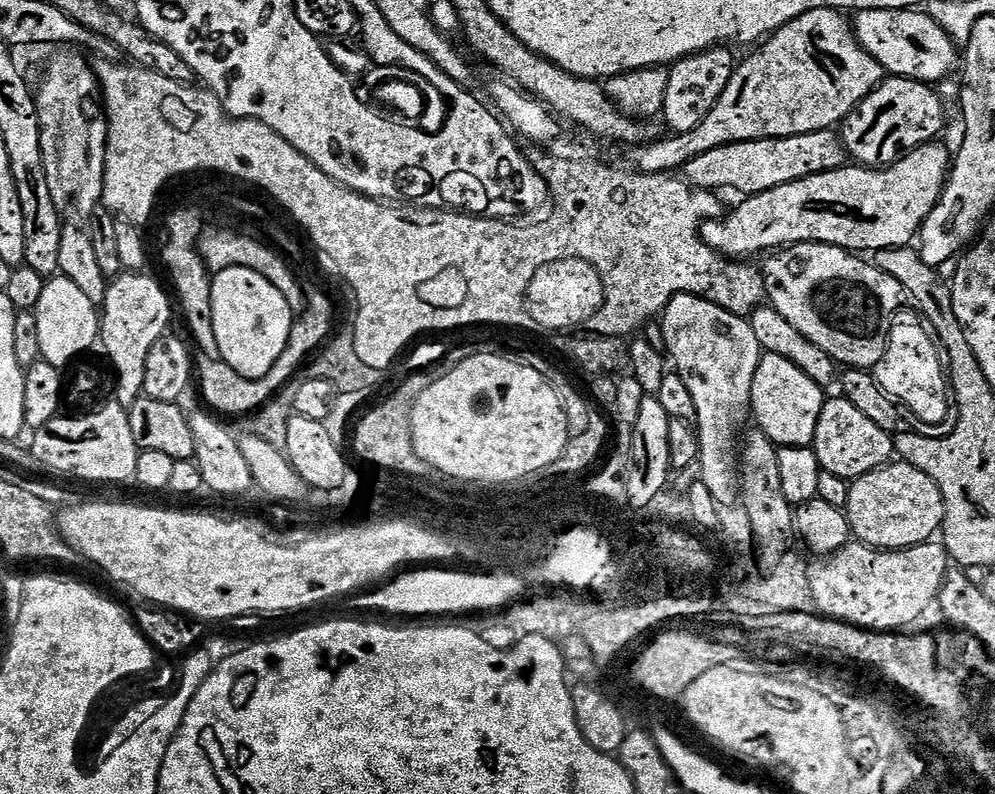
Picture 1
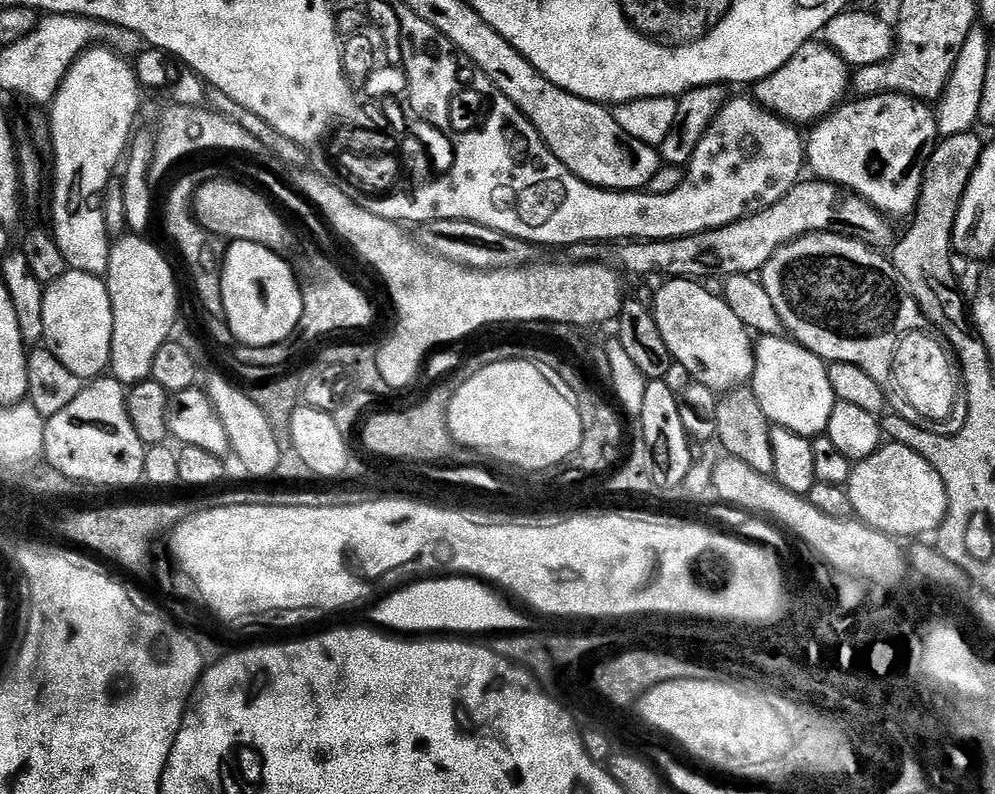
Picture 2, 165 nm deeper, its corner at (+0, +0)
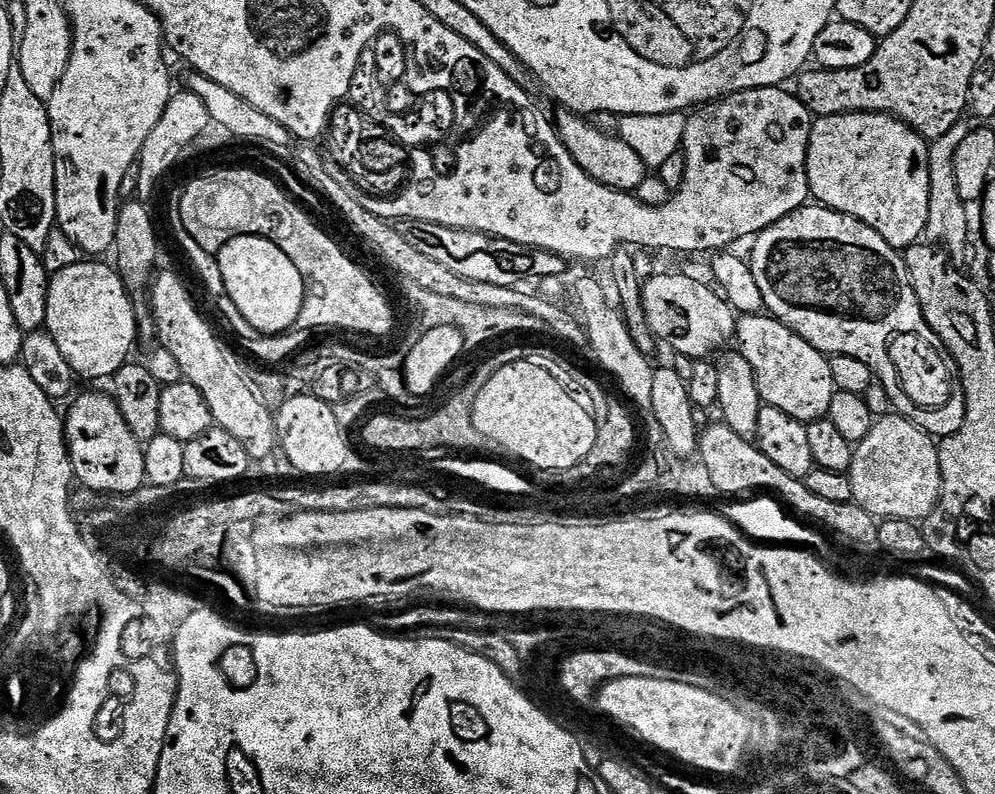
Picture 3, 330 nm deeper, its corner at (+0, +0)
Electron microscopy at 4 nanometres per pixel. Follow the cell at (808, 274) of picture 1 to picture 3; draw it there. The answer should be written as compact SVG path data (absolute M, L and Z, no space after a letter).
M824 208L820 212L808 211L791 212L759 234L760 245L750 263L754 278L758 278L758 287L762 289L765 309L825 356L849 356L858 358L858 362L866 362L899 415L917 422L943 421L946 416L943 412L918 406L918 402L913 402L906 395L906 390L902 390L898 382L898 370L894 370L894 362L888 357L888 349L898 336L919 334L922 338L937 339L922 314L922 306L916 297L912 275L908 272L903 255L892 248L882 234L858 218L836 212L833 208Z

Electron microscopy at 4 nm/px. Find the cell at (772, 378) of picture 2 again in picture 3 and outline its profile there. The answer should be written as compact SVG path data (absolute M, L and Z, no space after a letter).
M771 314L755 316L741 315L736 321L735 339L740 340L738 351L750 362L750 370L754 370L754 378L758 386L761 401L769 408L782 410L782 414L790 414L790 418L798 418L805 422L825 419L830 410L830 402L838 391L834 382L834 374L830 374L830 359L818 351L810 342L806 342L794 330L790 330L781 320Z

